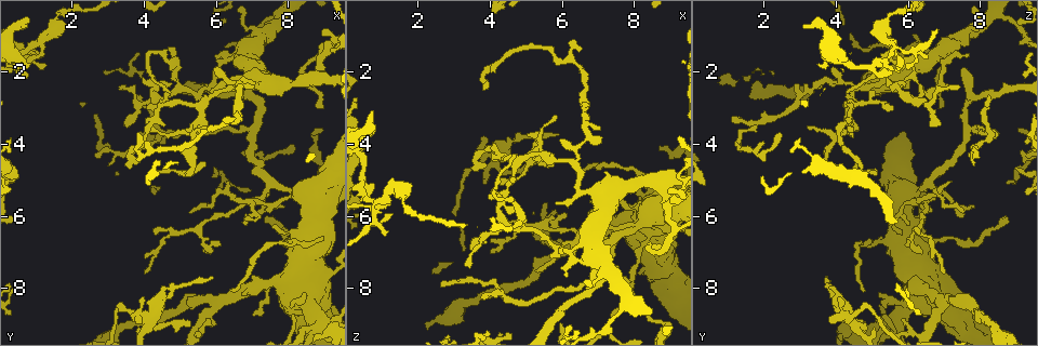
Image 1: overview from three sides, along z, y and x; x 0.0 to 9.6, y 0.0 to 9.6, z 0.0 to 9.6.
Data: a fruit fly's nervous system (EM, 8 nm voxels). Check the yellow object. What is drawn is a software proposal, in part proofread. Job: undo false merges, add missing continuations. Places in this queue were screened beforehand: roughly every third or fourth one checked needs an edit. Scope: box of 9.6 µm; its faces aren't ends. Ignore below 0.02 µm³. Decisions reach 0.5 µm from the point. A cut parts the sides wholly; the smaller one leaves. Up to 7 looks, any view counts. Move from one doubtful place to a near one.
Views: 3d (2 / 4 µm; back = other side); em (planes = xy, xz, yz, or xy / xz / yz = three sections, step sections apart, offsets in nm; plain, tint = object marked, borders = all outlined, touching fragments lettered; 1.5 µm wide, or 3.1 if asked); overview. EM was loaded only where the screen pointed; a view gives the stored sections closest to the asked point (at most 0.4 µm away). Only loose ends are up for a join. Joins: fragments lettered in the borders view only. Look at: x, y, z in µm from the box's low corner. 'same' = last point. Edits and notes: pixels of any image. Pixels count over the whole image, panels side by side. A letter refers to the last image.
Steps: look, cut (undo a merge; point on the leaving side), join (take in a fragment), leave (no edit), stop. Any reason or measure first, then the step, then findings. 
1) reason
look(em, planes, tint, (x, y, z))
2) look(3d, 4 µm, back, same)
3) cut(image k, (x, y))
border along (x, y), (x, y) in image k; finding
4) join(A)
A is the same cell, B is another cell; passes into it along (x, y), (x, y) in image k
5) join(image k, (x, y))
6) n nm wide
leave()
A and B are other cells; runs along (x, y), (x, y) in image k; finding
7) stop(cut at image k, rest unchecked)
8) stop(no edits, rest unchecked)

look(em, yz, step 8, tint, (4.25, 6.45, 6.25))

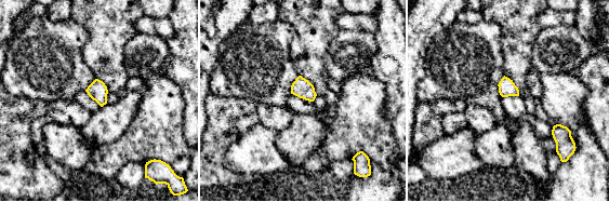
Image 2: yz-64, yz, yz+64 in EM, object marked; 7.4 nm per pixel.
look(em, planes, tint, same)

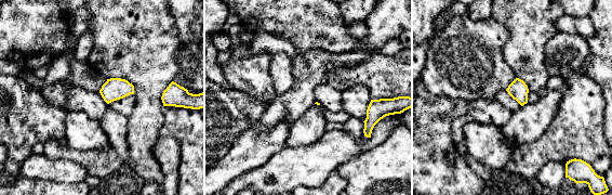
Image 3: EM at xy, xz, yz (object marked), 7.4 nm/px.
what lies round it
look(em, planes, borders, same)

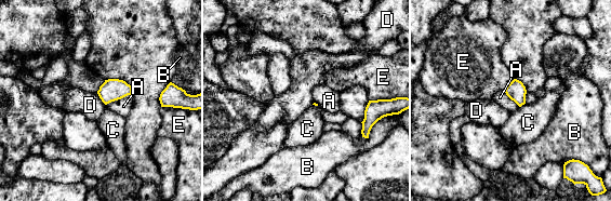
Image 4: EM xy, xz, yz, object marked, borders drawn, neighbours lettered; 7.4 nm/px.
leave()
A, B, C, D and E are other cells; none of them fits

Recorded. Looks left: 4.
branch stops here
look(em, yz, step 4, borders, (7.45, 5.80, 6.70))

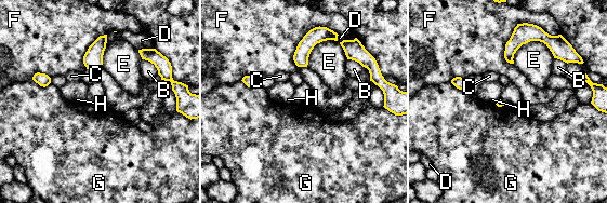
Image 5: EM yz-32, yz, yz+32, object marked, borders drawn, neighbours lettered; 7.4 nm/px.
leave()
B, C, D, E, F, G and H are other cells; border along (142, 58), (150, 62), (158, 73) in image 5; no lettered fragment goes on from it

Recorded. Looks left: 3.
free end
look(em, xz, step 4, tint, (3.70, 2.65, 8.20))

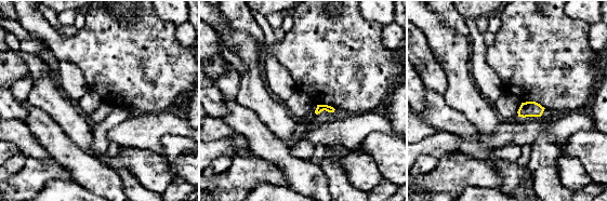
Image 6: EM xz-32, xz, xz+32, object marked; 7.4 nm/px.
look(em, planes, borders, same)

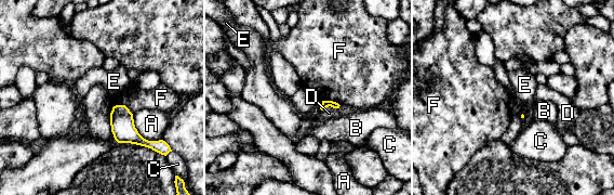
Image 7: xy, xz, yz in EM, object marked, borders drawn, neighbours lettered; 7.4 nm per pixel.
leave()
A, B, C, D, E and F are other cells; border along (322, 101), (320, 109) in image 7; no lettered fragment goes on from it

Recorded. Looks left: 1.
stop(no edits, rest unchecked)

